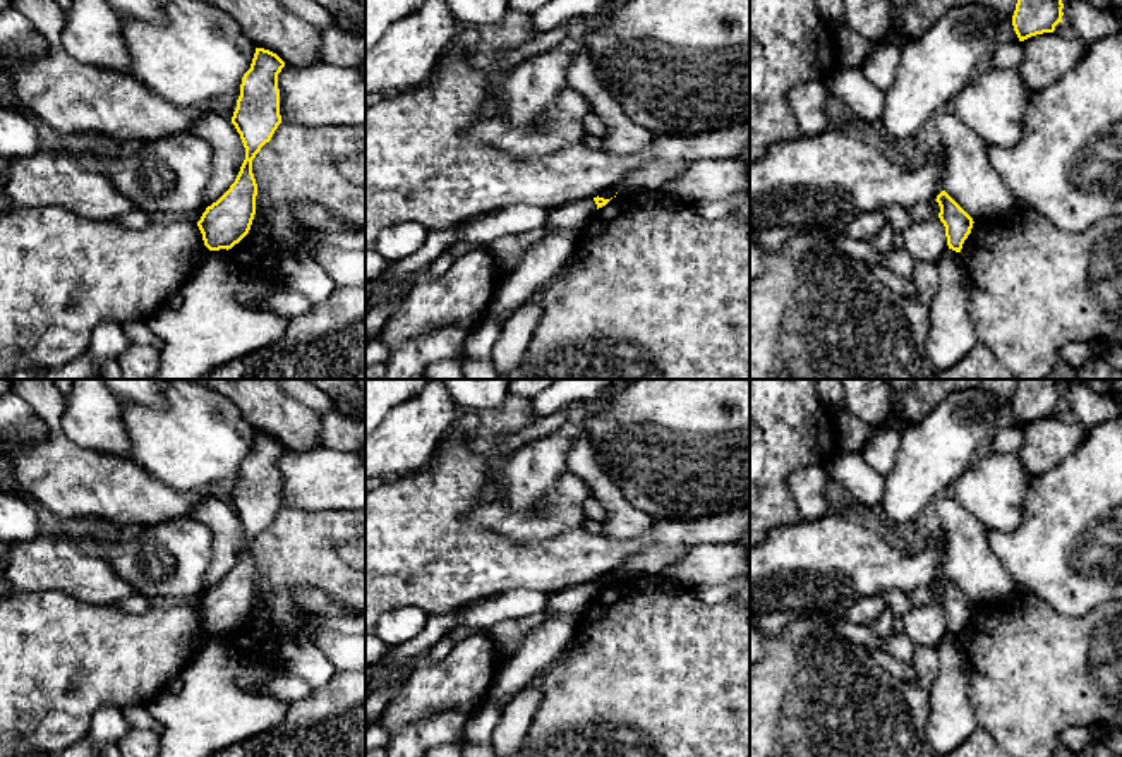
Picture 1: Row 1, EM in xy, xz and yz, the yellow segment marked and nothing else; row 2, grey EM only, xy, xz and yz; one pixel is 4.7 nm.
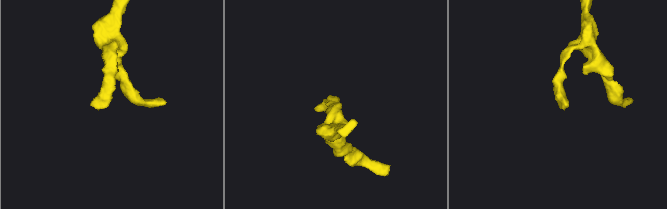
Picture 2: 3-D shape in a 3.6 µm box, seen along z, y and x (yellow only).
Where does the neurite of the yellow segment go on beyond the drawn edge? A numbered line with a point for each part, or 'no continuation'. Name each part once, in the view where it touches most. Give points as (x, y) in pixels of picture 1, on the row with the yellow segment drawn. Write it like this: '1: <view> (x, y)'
no continuation

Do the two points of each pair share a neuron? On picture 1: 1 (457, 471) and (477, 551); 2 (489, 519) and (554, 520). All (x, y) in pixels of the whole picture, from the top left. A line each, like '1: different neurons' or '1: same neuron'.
1: same neuron
2: same neuron

